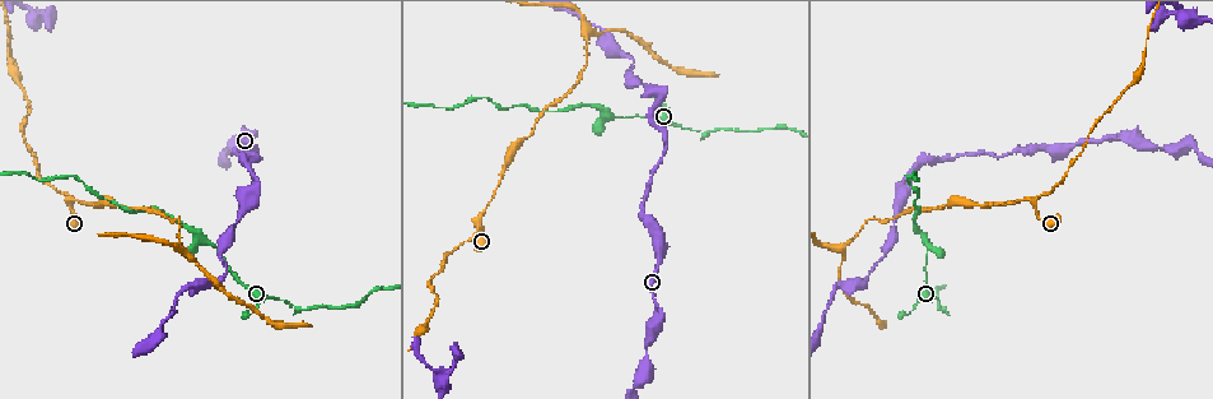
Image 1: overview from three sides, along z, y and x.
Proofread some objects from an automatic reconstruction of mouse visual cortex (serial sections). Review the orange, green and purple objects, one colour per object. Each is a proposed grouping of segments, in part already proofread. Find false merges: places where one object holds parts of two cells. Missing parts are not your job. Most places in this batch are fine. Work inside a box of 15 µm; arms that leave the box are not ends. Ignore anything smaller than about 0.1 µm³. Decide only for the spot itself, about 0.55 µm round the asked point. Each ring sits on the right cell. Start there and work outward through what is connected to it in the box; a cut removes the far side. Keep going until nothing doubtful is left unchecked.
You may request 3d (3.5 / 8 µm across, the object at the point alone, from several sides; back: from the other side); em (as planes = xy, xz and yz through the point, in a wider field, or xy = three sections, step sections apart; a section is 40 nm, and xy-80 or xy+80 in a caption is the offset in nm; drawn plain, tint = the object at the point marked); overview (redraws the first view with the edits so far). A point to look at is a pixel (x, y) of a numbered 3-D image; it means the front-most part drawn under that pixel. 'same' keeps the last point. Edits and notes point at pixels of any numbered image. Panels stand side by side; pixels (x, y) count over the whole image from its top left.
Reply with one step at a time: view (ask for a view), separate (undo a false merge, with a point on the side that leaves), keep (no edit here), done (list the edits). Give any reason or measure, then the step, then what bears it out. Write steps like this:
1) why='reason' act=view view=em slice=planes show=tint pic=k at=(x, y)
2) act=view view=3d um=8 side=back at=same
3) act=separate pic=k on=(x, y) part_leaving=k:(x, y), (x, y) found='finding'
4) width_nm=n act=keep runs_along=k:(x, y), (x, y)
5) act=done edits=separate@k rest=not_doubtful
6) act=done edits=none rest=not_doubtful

why='abrupt turn' act=view view=3d um=8 pic=1 at=(475, 227)

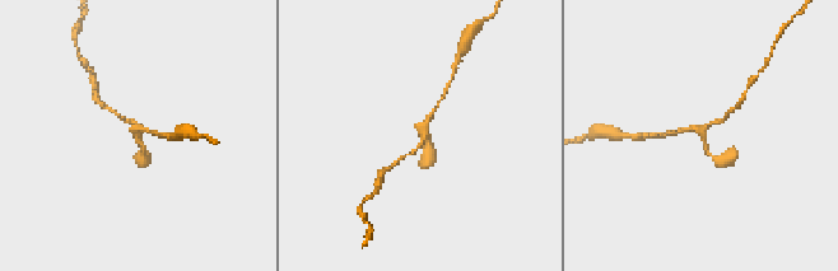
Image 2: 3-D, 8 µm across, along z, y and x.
act=view view=3d um=3.5 pic=2 at=(701, 131)

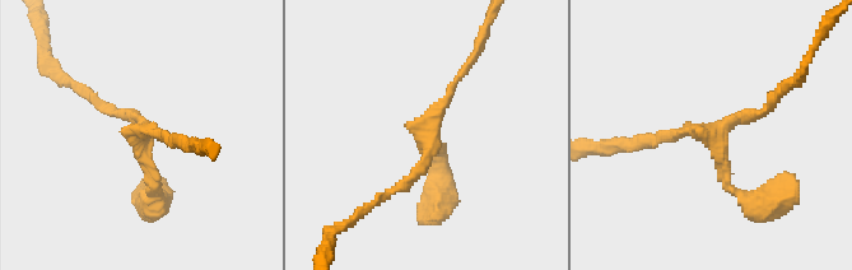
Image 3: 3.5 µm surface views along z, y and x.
why='need the tissue' act=view view=em slice=xy step=1 show=tint pic=3 at=(140, 138)

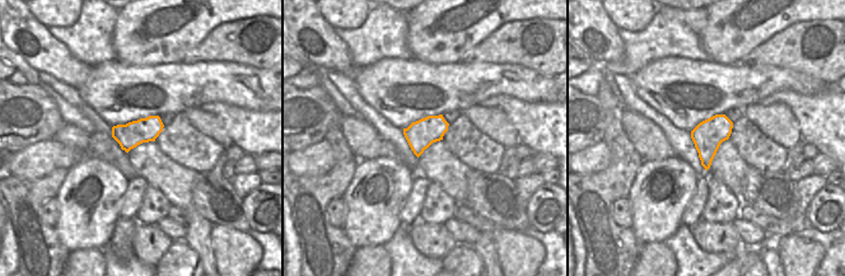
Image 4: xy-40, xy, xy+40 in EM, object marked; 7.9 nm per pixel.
act=keep runs_along=3:(752, 204), (726, 184), (710, 133), (647, 142) found='all the same cell'

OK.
why='thick turns thin' act=view view=3d um=3.5 pic=1 at=(607, 115)

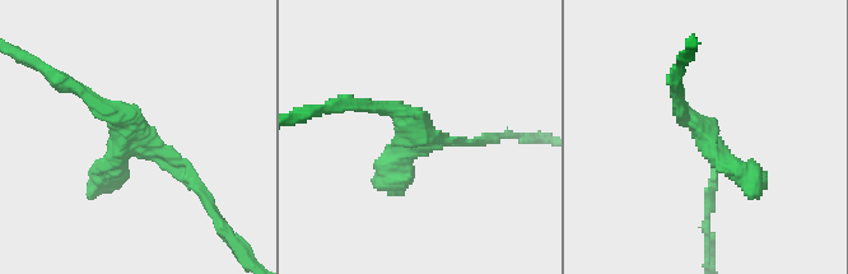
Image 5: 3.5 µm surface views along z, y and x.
act=view view=em slice=xy step=1 show=tint pic=5 at=(700, 129)

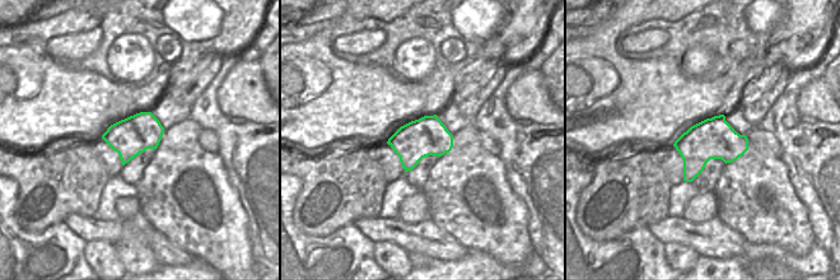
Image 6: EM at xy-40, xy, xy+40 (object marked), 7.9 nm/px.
act=keep runs_along=5:(192, 185), (134, 126), (68, 83) found='all the same cell'

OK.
why='abrupt turn' act=view view=3d um=3.5 side=back pic=1 at=(869, 219)

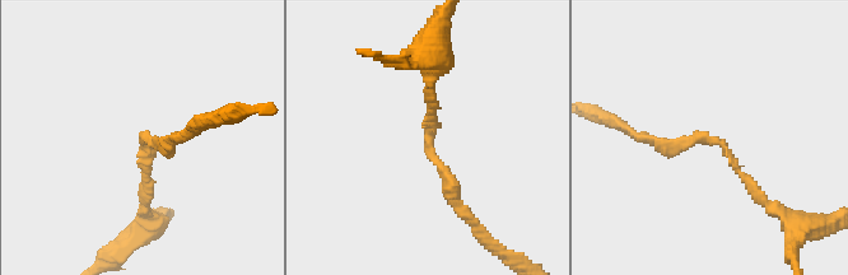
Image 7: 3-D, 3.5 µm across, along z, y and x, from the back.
arm_widths_nm=150,150 act=view view=em slice=planes show=tint pic=7 at=(429, 139)

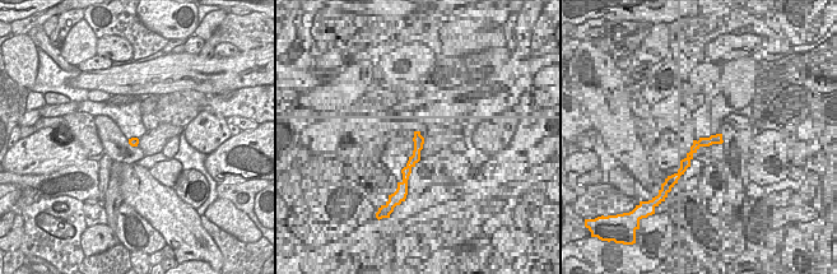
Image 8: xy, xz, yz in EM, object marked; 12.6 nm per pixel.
act=keep found='all the same cell'

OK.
why='abrupt turn' act=view view=em slice=planes show=tint pic=1 at=(182, 247)

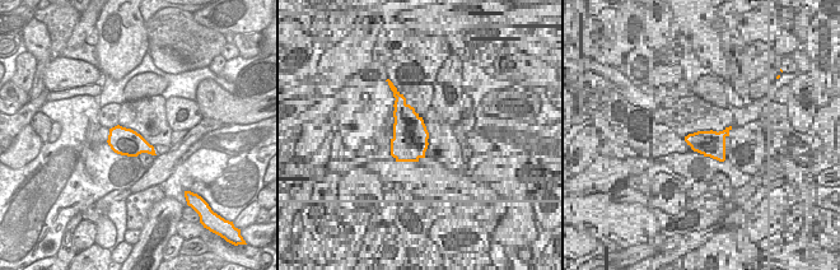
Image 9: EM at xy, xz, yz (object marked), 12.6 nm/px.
act=view view=3d um=3.5 at=same

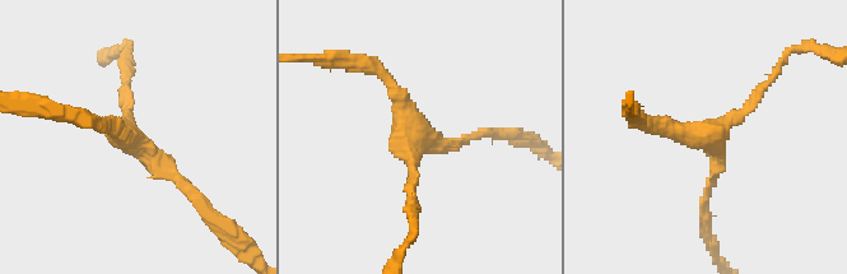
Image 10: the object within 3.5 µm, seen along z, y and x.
arms=3 arm_widths_nm=150,150,200 act=keep runs_along=10:(773, 77), (715, 135), (704, 198) found='one cell here'

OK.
act=done edits=none rest=not_doubtful

